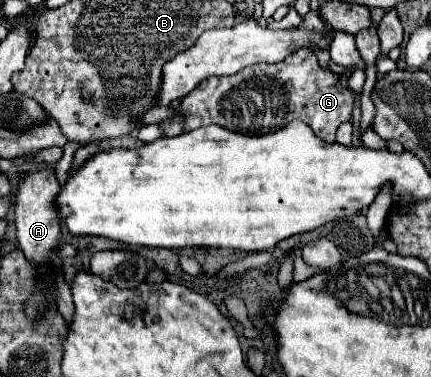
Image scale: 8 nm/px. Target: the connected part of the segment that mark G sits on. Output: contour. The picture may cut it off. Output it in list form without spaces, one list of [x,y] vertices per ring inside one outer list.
[[[298,49],[276,65],[254,65],[230,77],[208,77],[192,93],[182,99],[184,131],[204,125],[220,125],[228,131],[244,135],[266,135],[288,125],[294,119],[304,121],[316,137],[334,143],[340,123],[350,121],[354,95],[346,89],[346,79],[352,71],[336,75],[318,65],[318,59],[308,49]]]

